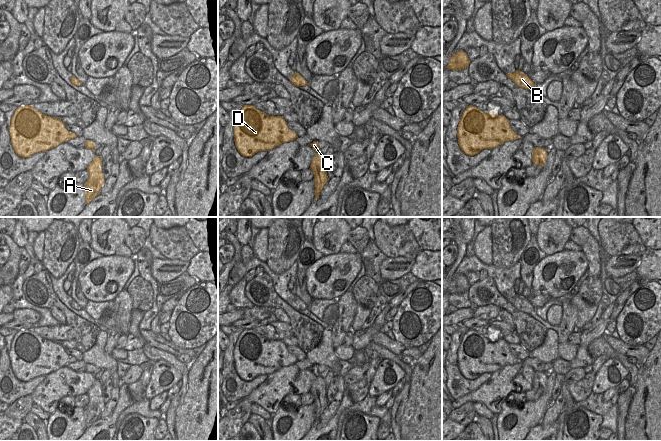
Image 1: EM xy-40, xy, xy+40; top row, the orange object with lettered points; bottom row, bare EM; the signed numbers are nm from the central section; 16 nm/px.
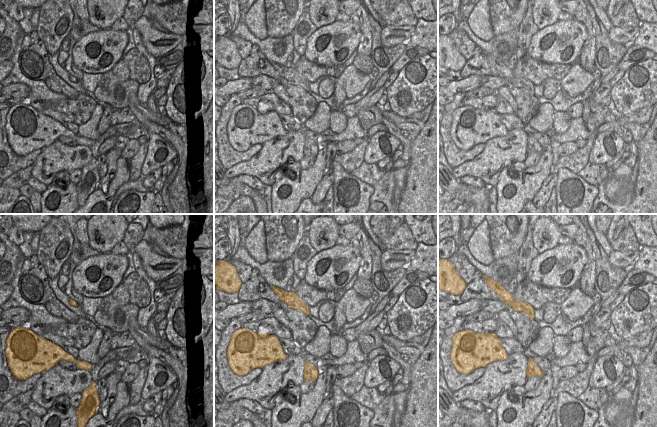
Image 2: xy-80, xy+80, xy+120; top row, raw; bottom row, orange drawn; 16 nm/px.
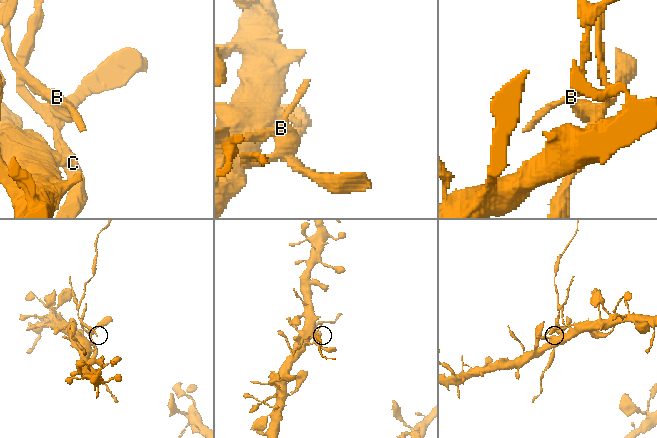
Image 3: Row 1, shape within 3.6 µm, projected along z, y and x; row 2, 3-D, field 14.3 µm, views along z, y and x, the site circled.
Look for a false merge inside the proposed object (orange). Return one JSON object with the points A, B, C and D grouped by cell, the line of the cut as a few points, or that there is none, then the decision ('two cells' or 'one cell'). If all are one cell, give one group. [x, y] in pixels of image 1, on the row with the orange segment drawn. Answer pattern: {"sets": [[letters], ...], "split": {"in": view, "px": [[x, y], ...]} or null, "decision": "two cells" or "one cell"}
{"sets": [["A", "B"], ["C", "D"]], "split": {"in": "xy", "px": [[319, 151], [316, 153]]}, "decision": "two cells"}

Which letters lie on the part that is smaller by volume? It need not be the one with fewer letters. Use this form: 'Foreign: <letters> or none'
Foreign: A, B

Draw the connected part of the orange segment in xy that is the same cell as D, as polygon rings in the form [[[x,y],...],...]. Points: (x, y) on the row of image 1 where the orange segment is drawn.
[[[244,105],[233,127],[235,146],[243,157],[269,151],[298,138],[281,116],[269,116],[253,105]]]

